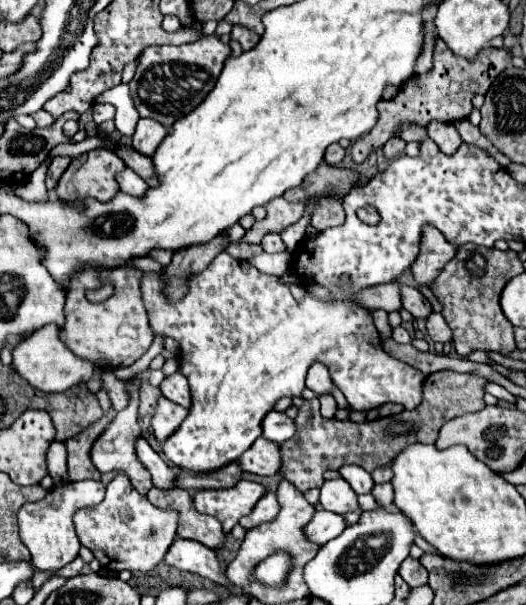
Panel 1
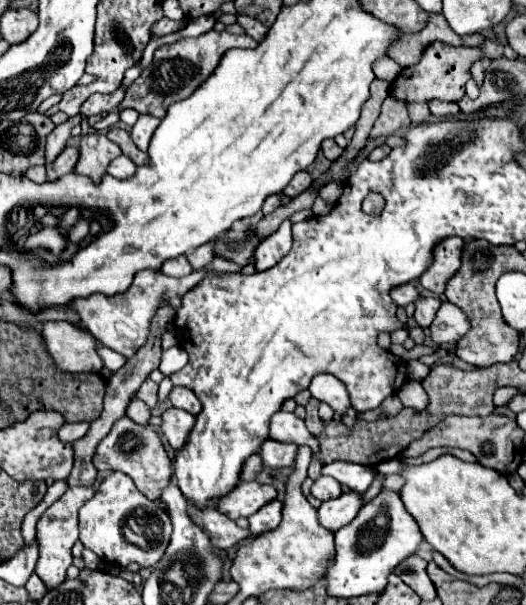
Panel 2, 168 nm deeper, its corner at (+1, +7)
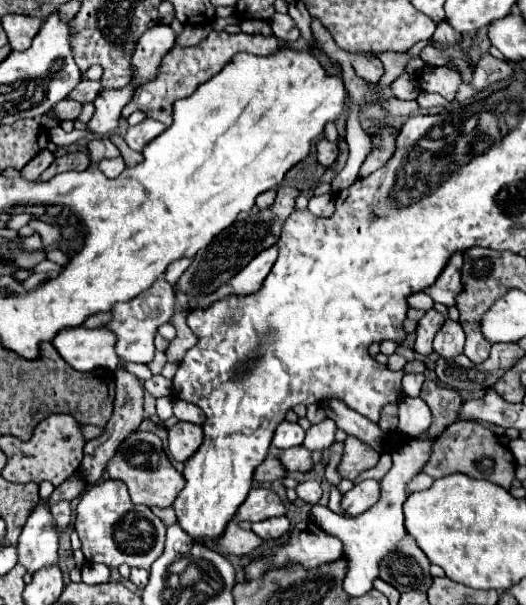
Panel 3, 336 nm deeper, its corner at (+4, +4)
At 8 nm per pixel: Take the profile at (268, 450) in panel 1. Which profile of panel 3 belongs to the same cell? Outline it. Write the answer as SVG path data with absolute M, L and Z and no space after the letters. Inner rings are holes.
M293 446L293 448L287 448L287 450L275 450L275 456L281 460L281 464L293 472L293 470L299 470L299 472L305 472L313 466L311 462L311 452L305 450L303 446Z

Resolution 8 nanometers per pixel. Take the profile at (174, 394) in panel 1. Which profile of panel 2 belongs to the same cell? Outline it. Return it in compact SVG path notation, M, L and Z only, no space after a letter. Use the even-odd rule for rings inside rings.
M174 387L170 391L170 405L178 407L178 409L184 409L184 411L188 411L192 415L198 415L202 411L202 405L200 405L198 397L186 387Z

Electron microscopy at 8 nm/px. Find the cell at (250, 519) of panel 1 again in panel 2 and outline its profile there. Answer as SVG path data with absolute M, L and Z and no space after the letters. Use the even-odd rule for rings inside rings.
M270 501L266 507L262 507L262 511L256 511L248 521L250 521L250 531L254 535L272 531L280 525L282 519L282 503L280 501Z

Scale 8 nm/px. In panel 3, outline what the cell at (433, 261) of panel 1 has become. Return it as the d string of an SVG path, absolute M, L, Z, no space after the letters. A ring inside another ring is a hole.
M455 252L439 278L433 286L425 288L425 294L429 294L435 302L441 302L445 306L455 304L455 296L461 292L461 266L463 266L463 254Z

